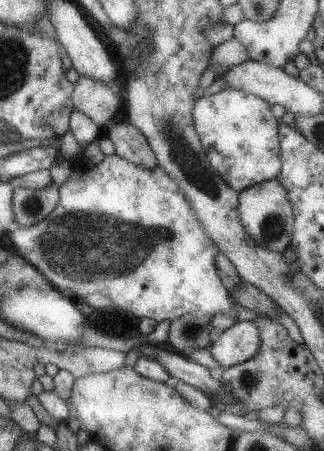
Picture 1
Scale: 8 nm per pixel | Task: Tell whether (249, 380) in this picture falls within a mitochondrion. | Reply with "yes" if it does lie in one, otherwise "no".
yes

